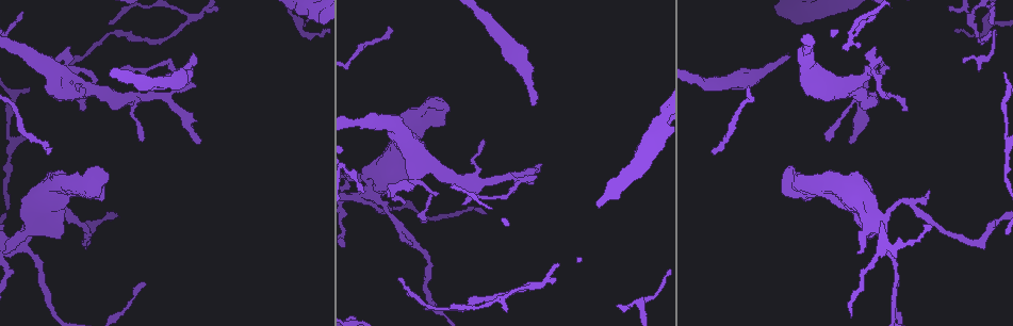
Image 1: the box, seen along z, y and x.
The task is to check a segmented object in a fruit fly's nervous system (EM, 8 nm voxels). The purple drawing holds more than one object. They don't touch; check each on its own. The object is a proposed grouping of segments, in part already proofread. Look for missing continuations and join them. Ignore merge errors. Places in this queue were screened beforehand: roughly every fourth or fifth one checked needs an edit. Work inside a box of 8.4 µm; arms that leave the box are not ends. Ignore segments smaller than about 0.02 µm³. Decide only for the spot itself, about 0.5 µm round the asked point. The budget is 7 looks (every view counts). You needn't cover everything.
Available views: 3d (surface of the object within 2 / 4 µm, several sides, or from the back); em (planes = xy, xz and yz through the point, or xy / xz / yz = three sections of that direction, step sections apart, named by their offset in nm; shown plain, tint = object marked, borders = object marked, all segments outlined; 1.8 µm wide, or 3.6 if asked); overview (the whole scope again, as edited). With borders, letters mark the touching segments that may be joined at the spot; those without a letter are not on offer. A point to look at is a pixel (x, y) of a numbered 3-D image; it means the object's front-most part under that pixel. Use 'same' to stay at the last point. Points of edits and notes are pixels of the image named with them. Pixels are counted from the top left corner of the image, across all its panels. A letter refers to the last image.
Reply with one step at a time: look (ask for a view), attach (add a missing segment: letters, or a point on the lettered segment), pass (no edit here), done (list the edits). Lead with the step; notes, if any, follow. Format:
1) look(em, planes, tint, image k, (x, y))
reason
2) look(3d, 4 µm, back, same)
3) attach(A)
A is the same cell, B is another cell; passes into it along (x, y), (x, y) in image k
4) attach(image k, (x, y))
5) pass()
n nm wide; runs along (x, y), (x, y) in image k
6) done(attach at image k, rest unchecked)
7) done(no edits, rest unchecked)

look(3d, 4 µm, image 1, (201, 138))
branch stops here

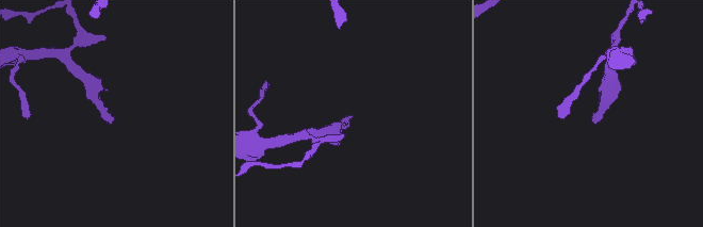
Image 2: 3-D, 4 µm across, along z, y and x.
look(em, planes, borders, image 2, (351, 116))

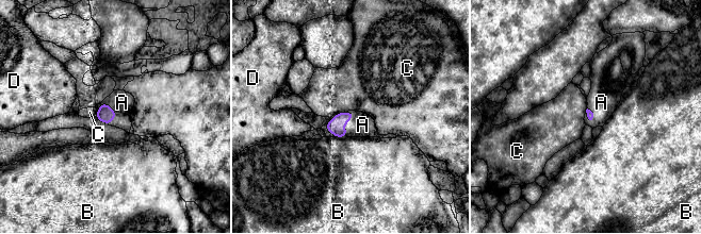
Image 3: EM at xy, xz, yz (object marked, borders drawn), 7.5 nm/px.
attach(A)
A is the same cell, B, C and D are other cells; the neuron continues

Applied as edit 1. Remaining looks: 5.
look(overview)
redraw

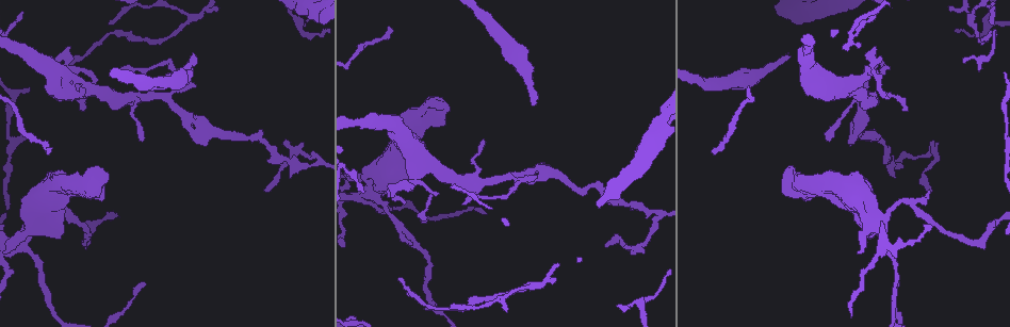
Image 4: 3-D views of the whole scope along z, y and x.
look(em, xz, step 8, borders, image 4, (791, 56))
branch stops here

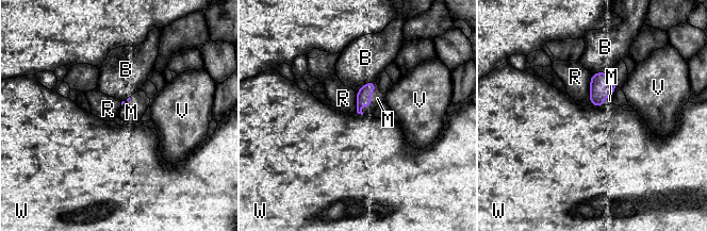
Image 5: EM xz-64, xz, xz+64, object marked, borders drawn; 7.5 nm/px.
look(em, planes, borders, same)

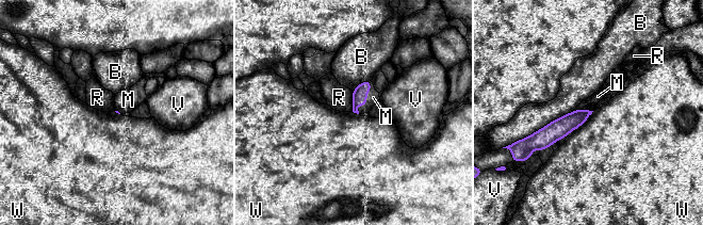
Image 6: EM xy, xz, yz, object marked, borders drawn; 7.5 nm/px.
attach(M)
M is the same cell, B, R, V and W are other cells; it goes on there

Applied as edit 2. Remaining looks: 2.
done(attach at image 3, attach at image 6, rest unchecked)

